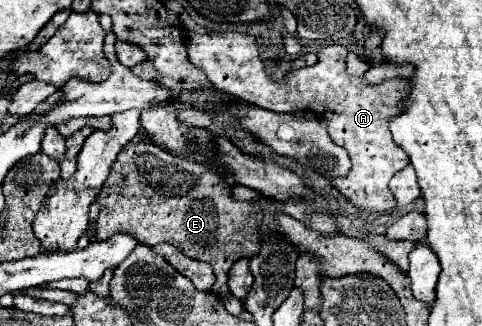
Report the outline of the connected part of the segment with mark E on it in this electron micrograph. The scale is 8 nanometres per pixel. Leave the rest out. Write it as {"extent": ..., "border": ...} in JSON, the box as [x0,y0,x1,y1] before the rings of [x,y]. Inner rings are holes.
{"extent":[94,141,264,297],"border":[[[148,141],[140,145],[128,143],[128,147],[120,151],[94,201],[100,203],[98,241],[126,233],[146,245],[170,243],[186,257],[210,263],[216,275],[212,291],[220,297],[230,295],[226,283],[232,263],[242,257],[252,257],[260,249],[260,225],[264,219],[256,205],[234,201],[230,187],[202,163],[178,159]]]}

